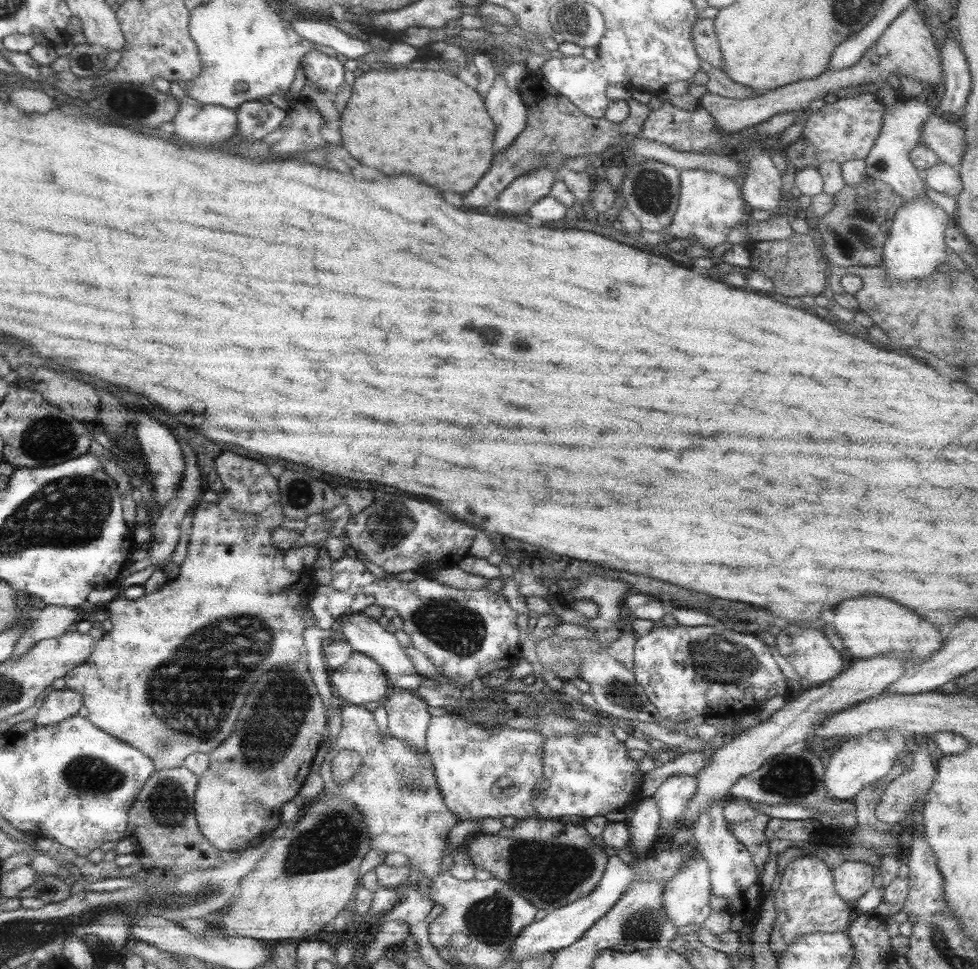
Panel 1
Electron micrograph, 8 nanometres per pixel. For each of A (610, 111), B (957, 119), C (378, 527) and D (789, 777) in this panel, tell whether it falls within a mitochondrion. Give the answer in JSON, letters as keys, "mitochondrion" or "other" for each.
{"A":"other","B":"other","C":"mitochondrion","D":"mitochondrion"}

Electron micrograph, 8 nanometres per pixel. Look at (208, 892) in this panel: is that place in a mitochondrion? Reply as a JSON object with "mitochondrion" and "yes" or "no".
{"mitochondrion":"yes"}

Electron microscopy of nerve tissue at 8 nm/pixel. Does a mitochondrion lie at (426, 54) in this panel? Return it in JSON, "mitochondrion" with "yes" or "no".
{"mitochondrion":"no"}

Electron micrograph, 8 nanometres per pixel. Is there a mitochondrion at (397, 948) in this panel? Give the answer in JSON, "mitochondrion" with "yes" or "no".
{"mitochondrion":"no"}

